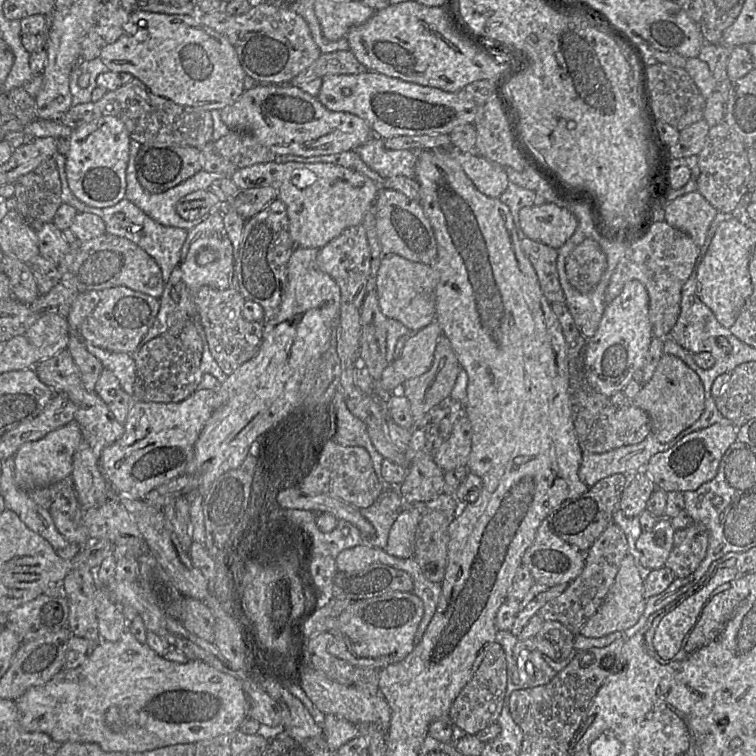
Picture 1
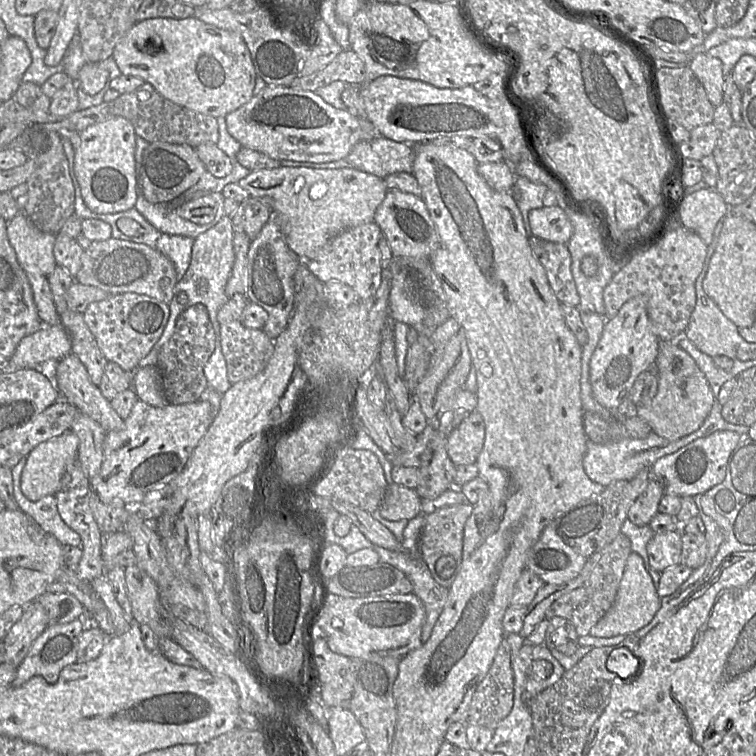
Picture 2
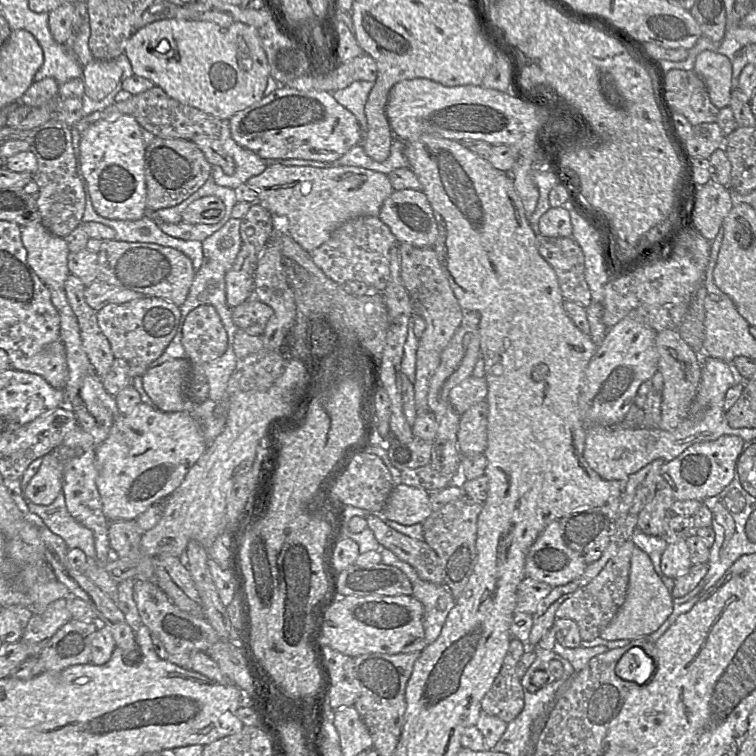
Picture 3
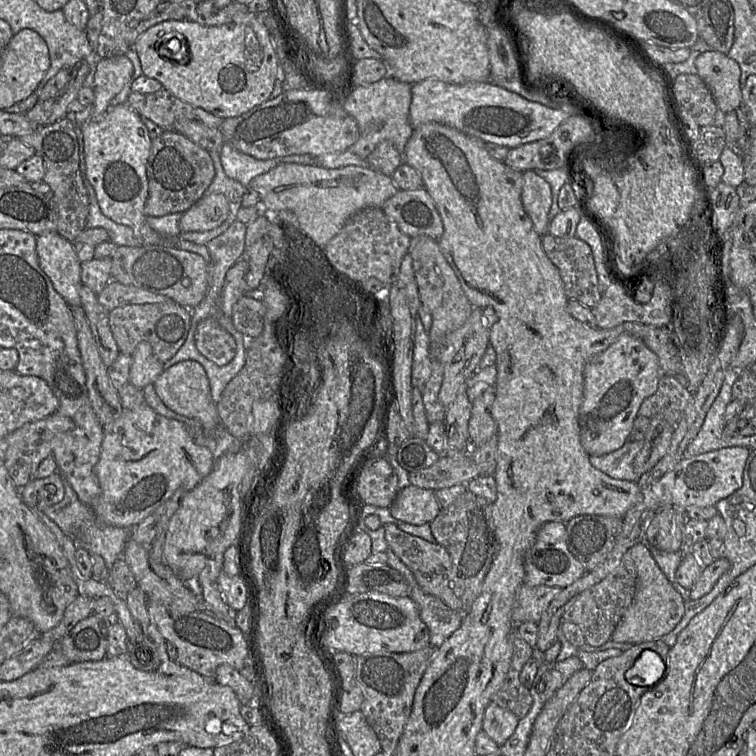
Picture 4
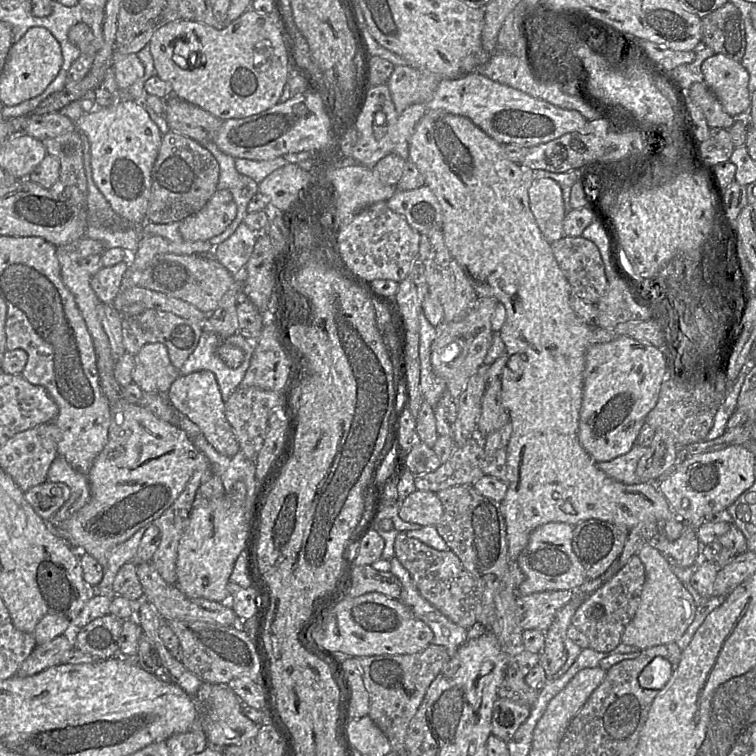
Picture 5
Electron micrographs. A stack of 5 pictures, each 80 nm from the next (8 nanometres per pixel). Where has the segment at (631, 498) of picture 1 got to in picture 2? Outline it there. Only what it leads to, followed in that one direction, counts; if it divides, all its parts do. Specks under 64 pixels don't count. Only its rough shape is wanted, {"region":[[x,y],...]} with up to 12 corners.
{"region":[[651,479],[628,511],[628,519],[648,526],[665,494]]}

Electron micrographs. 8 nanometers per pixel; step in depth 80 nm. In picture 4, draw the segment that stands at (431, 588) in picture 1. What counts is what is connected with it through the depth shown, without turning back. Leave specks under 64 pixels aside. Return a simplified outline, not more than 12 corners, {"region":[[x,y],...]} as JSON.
{"region":[[390,549],[387,565],[405,578],[409,597],[441,646],[461,625],[462,614],[425,593],[413,573]]}

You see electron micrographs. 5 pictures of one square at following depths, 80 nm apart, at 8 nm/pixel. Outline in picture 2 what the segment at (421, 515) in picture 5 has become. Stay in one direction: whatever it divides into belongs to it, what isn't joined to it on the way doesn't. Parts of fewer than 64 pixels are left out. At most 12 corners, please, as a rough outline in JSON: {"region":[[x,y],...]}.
{"region":[[392,483],[379,510],[390,521],[422,513],[415,489]]}

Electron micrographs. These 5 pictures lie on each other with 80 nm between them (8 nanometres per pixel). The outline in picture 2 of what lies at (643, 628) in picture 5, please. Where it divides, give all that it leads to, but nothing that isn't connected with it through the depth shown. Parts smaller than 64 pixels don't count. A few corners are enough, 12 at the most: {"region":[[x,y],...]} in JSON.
{"region":[[627,558],[615,602],[589,635],[633,634],[661,605],[643,558]]}

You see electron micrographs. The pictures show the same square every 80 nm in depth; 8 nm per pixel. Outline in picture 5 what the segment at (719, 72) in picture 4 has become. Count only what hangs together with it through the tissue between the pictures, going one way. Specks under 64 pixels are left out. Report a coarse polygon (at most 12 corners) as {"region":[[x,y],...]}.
{"region":[[715,53],[704,83],[732,117],[750,107],[749,73]]}

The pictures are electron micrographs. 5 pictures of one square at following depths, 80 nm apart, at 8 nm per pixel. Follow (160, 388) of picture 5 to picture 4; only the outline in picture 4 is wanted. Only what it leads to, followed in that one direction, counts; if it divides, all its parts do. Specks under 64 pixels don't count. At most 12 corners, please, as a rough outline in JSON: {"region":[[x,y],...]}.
{"region":[[147,342],[131,355],[129,383],[153,385],[165,370]]}

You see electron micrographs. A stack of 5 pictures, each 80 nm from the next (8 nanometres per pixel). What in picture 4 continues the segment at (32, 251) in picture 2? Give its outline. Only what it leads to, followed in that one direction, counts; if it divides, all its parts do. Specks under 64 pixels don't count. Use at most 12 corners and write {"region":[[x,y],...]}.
{"region":[[37,236],[39,264],[69,306],[83,310],[73,242]]}

